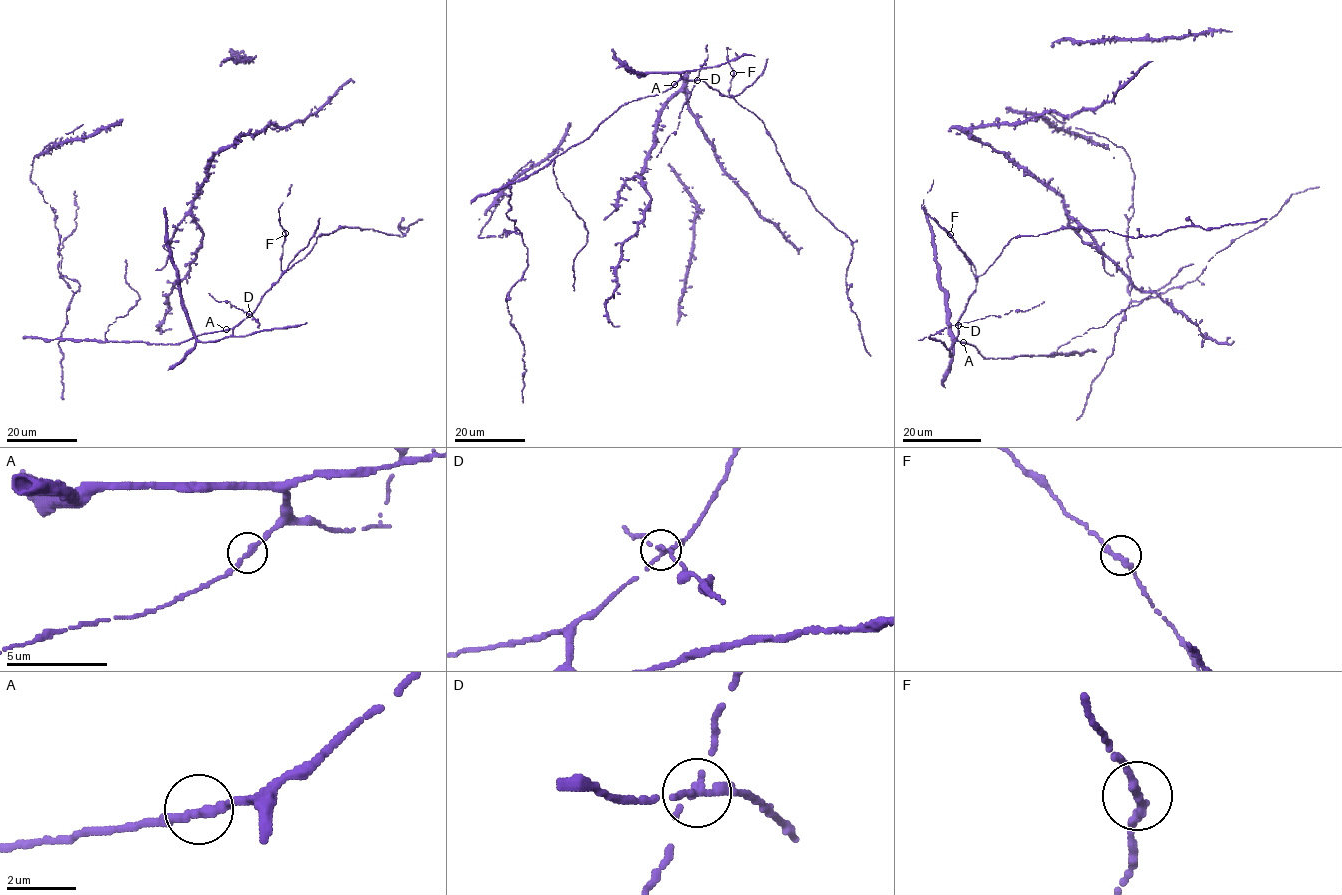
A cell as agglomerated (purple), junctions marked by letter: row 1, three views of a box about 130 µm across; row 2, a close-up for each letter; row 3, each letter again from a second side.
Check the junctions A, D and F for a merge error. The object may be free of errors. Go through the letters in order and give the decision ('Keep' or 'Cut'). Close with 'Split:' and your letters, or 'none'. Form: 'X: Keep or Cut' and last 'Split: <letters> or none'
A: Keep
D: Cut
F: Keep
Split: D

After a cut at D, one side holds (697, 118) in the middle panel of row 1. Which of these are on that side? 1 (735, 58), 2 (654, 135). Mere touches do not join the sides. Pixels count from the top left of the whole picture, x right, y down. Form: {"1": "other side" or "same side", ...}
{"1": "same side", "2": "same side"}

